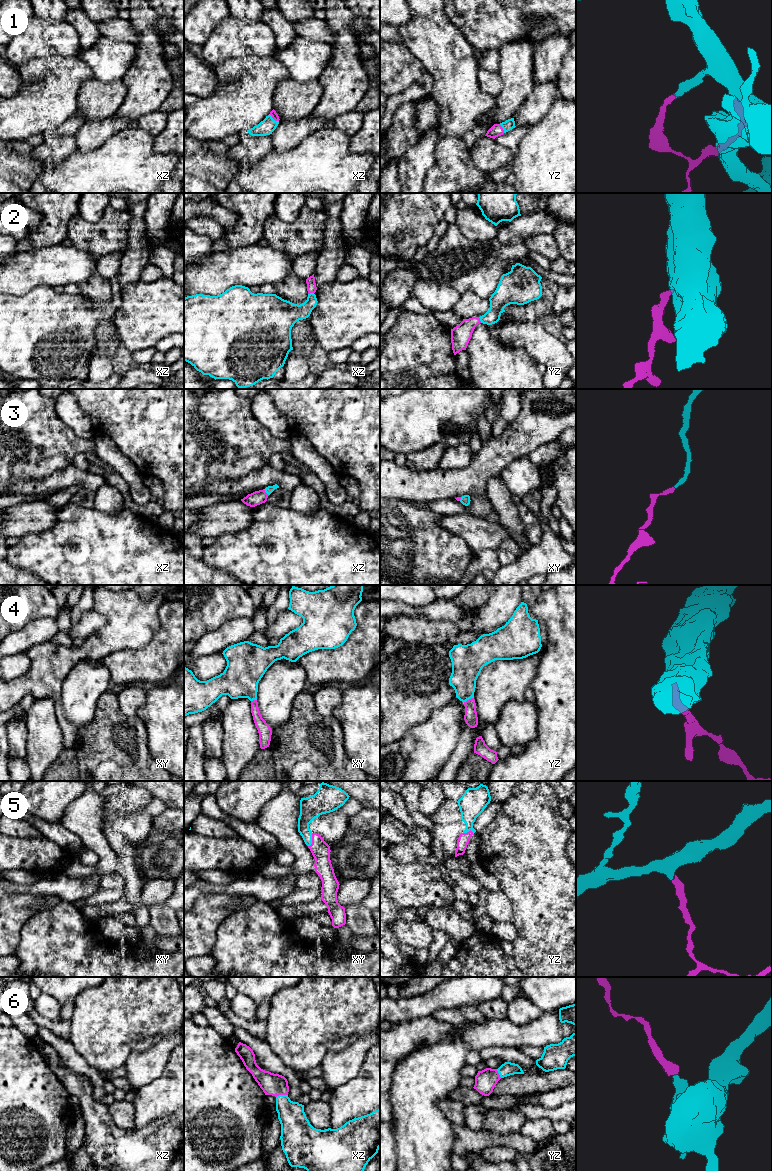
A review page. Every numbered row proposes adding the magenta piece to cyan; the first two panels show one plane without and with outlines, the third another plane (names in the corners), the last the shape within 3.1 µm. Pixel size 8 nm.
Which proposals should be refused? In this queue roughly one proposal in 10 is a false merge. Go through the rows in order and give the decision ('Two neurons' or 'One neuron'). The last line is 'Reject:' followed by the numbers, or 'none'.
1: One neuron
2: One neuron
3: One neuron
4: One neuron
5: One neuron
6: One neuron
Reject: none

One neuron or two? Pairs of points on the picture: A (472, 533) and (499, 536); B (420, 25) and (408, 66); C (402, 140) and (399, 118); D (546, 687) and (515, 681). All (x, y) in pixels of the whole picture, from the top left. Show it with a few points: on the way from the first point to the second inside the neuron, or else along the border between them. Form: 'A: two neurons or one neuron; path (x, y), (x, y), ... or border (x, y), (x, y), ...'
A: one neuron; path (479, 534), (492, 535)
B: two neurons; border (402, 42), (424, 68)
C: one neuron; path (402, 135), (402, 123)
D: two neurons; border (540, 662), (536, 676), (529, 686)

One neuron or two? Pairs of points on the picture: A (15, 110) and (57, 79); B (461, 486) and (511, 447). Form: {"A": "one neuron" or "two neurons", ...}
{"A": "one neuron", "B": "one neuron"}

